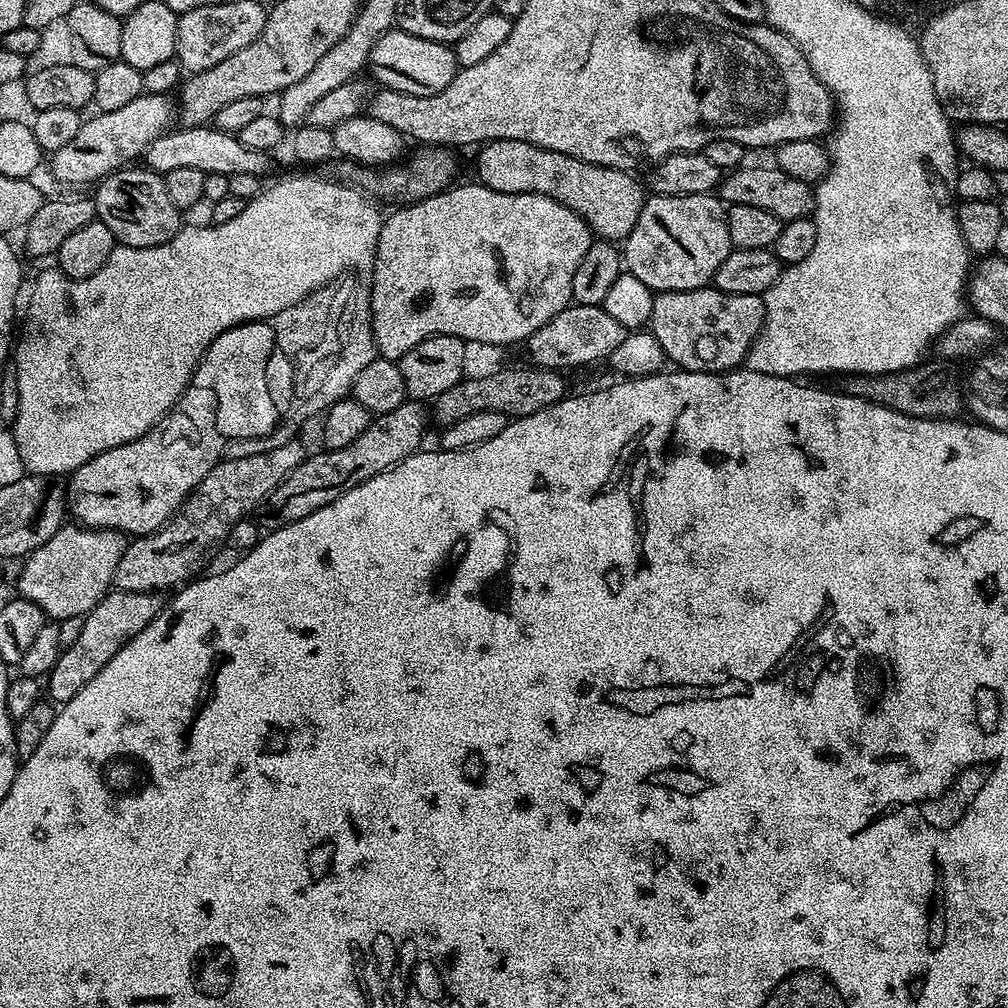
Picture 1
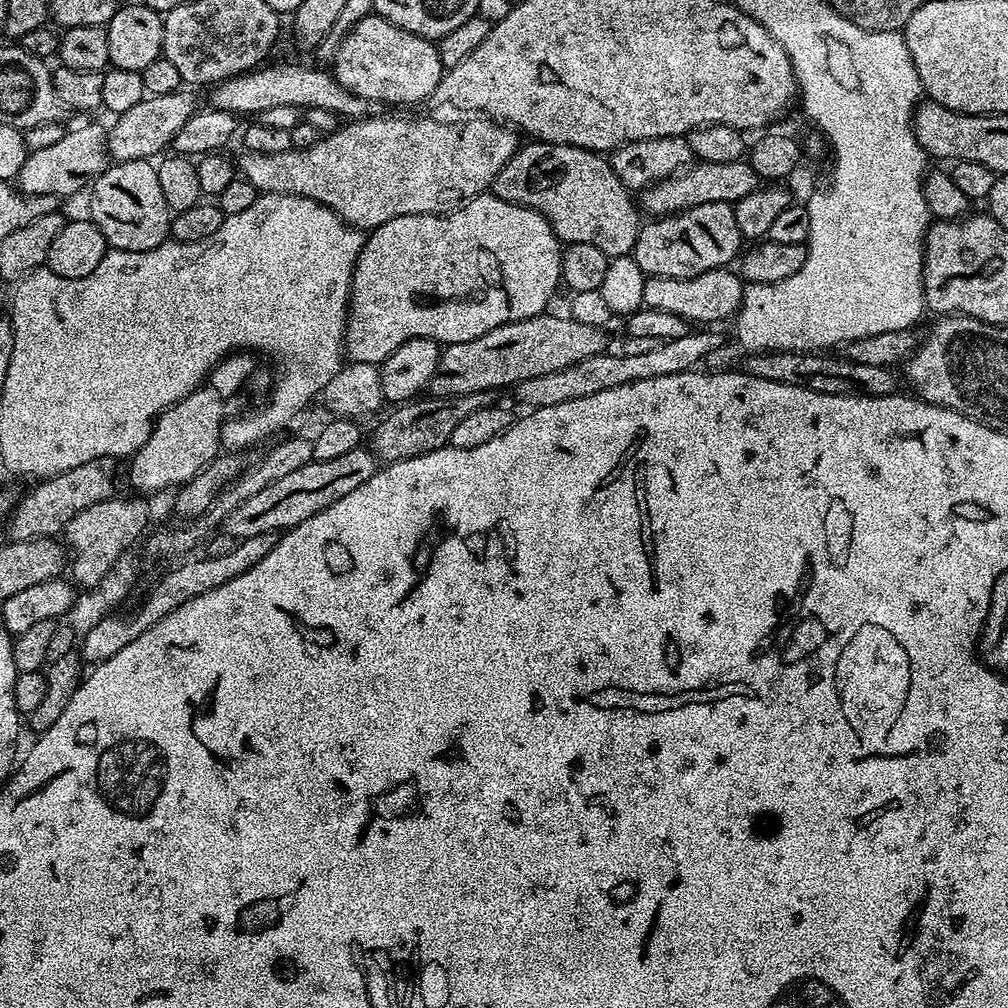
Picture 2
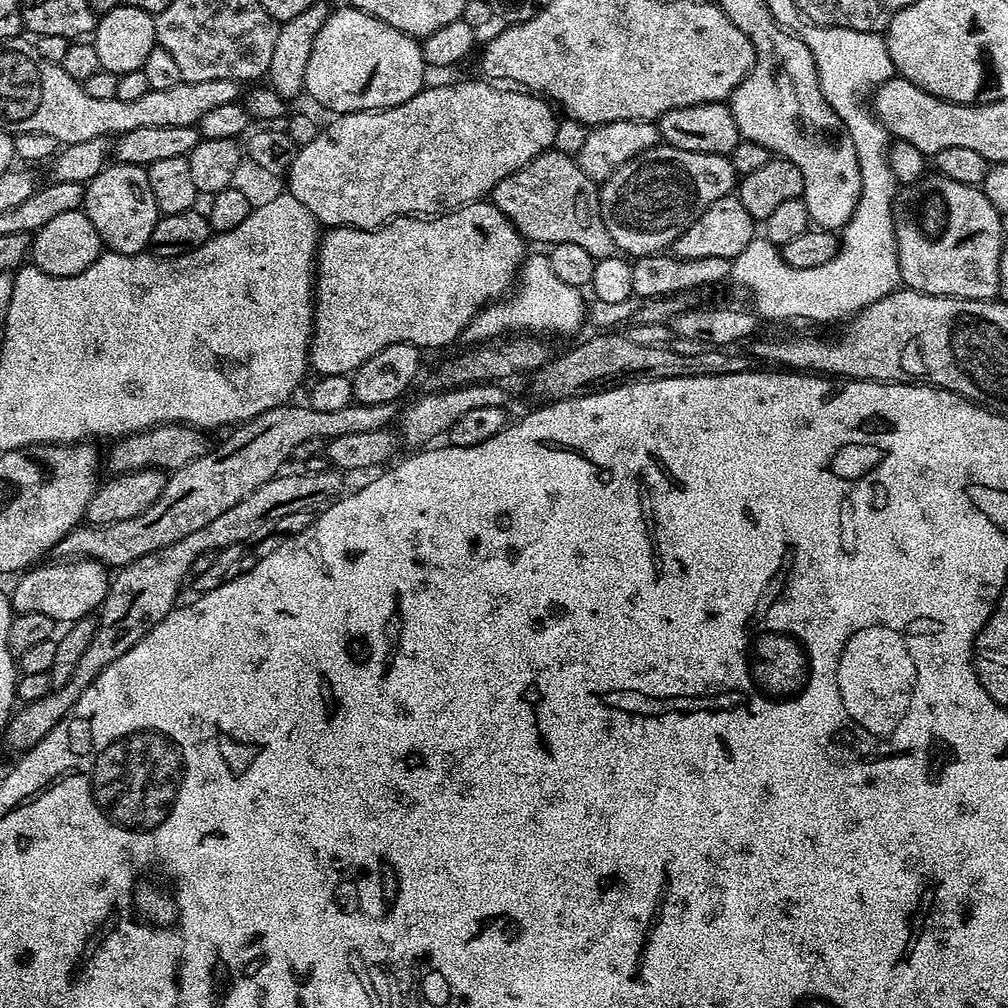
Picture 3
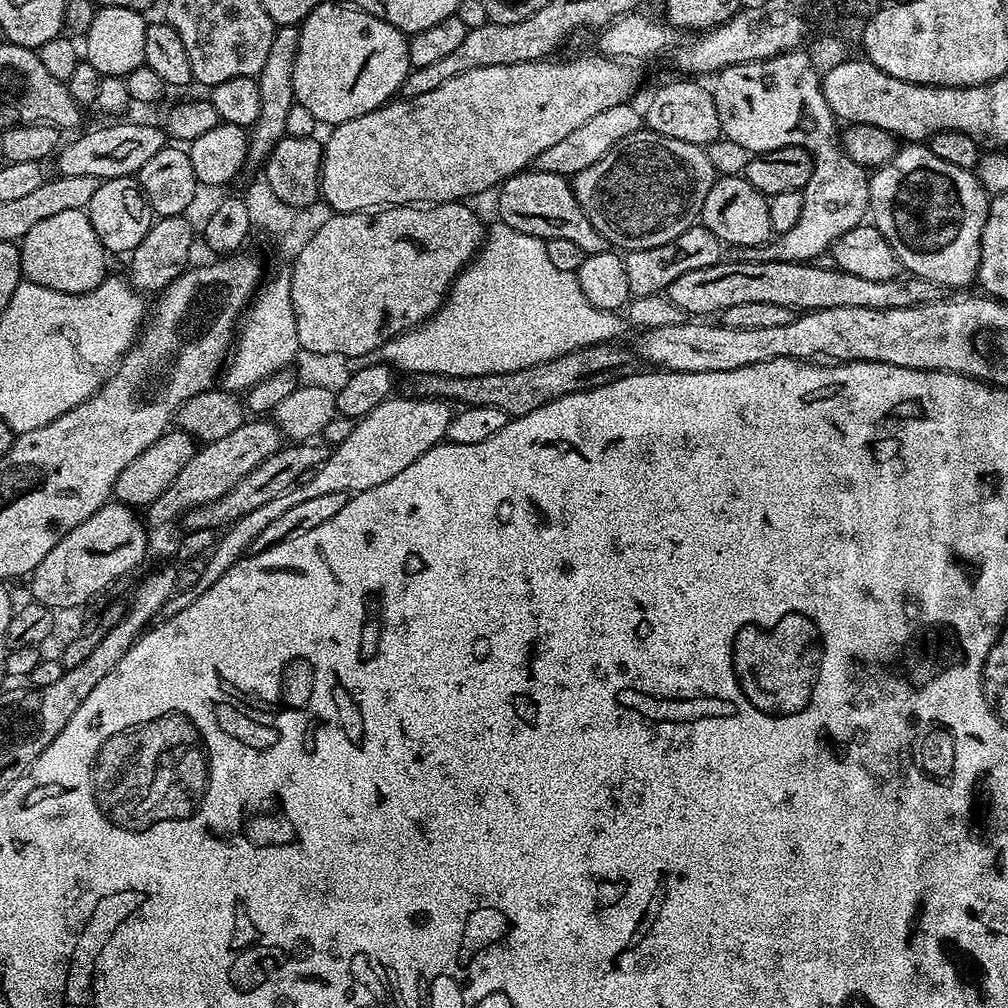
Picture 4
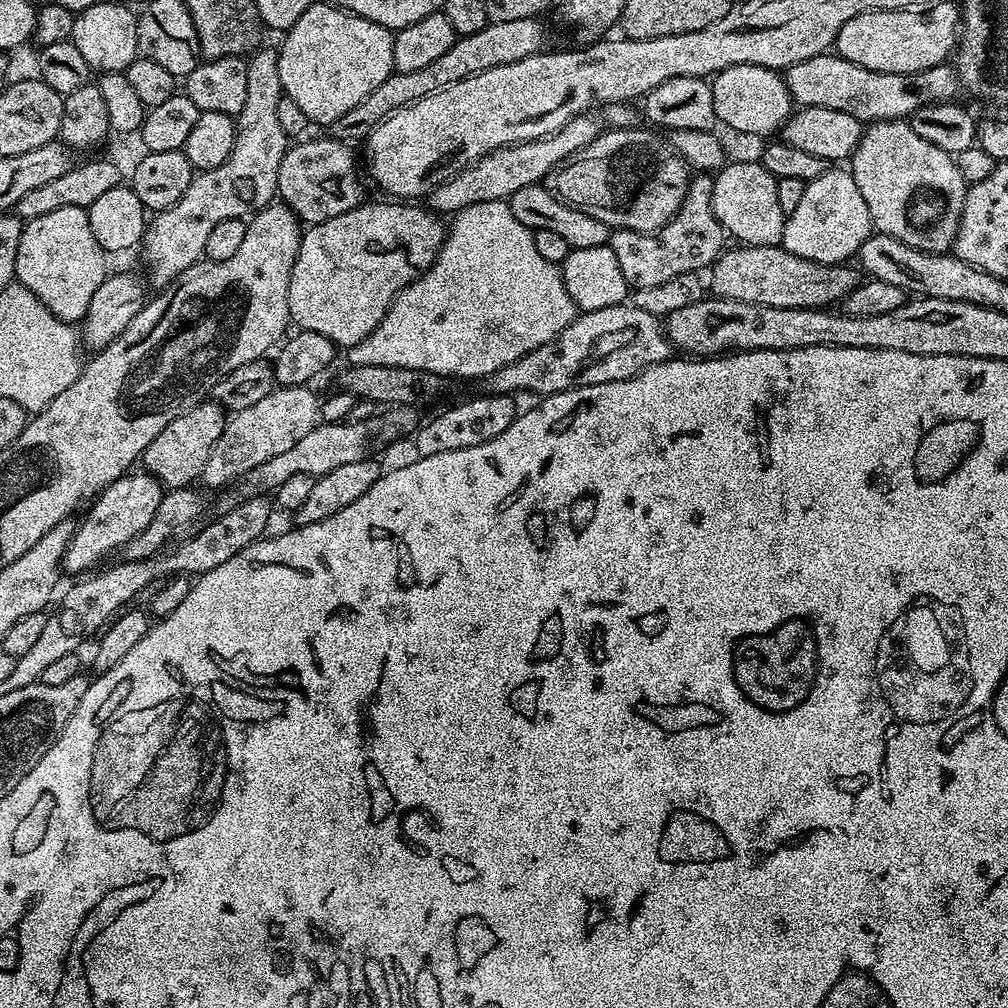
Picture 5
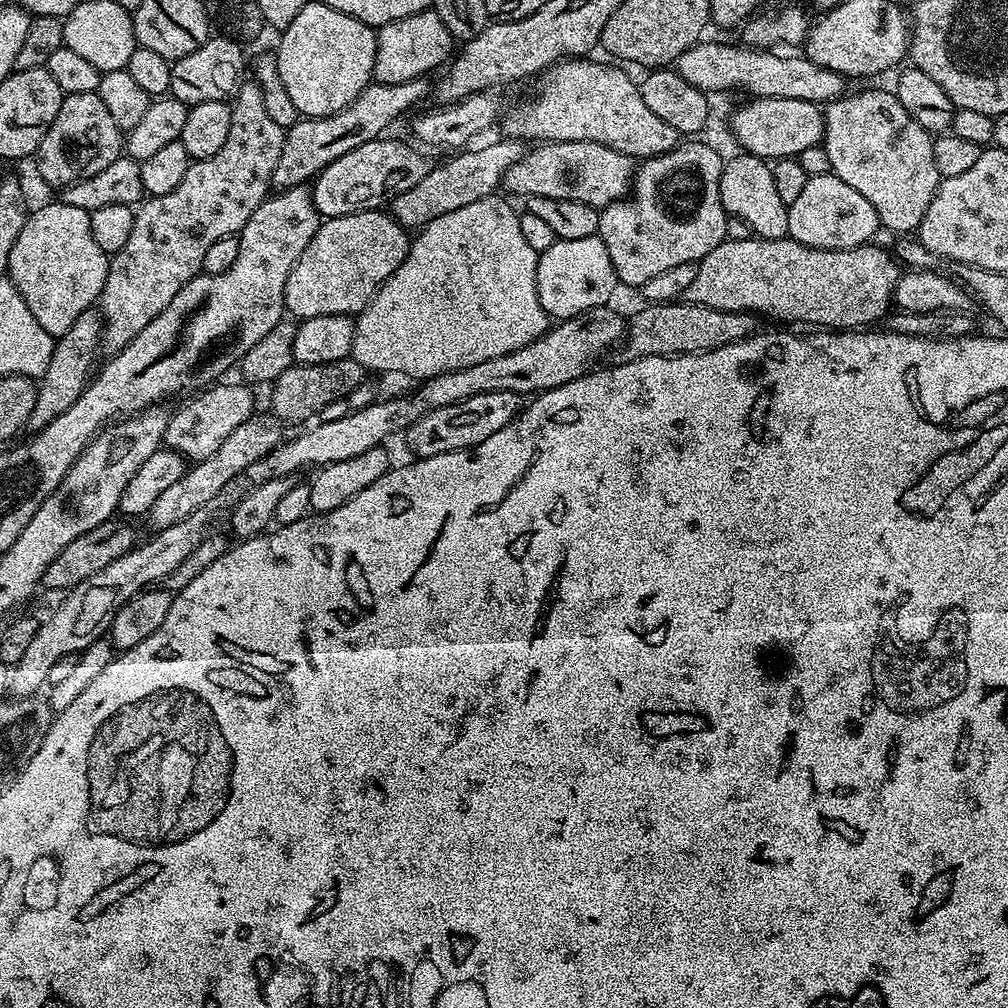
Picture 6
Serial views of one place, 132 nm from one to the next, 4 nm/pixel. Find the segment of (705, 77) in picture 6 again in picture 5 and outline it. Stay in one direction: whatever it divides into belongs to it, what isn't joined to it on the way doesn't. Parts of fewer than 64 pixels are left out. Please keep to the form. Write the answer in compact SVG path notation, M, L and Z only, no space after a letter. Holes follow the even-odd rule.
M825 54L806 58L806 62L798 62L790 66L784 73L784 84L788 93L800 108L825 108L826 110L842 110L842 114L850 114L861 122L877 122L881 120L904 120L911 117L922 106L927 104L947 104L957 99L958 81L955 71L947 63L927 68L921 72L910 74L890 74L889 72L871 72L846 58L835 54Z

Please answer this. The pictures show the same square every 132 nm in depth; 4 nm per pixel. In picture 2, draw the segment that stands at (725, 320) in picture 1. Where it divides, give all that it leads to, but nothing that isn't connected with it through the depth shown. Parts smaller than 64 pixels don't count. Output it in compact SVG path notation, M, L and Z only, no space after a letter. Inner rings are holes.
M725 266L706 270L694 278L649 276L642 286L642 298L646 308L678 314L696 326L716 326L719 320L731 321L739 312L745 287L745 281L731 267Z

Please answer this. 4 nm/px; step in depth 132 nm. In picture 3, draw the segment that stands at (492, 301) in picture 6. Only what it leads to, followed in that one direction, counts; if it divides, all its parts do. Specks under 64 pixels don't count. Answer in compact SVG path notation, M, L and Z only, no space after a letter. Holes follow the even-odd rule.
M529 255L524 260L518 271L518 283L515 285L515 290L516 293L505 295L482 309L468 323L463 339L468 342L487 342L509 334L568 336L586 324L585 293L574 286L566 286L566 282L558 278L554 270L550 270L547 255Z

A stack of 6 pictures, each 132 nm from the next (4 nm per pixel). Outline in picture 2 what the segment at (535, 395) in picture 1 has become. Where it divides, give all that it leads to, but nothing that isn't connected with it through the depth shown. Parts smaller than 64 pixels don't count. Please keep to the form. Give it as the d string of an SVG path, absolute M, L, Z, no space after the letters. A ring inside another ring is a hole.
M491 392L478 394L462 394L461 396L434 396L428 400L417 398L407 401L395 410L372 432L370 451L377 461L392 464L396 460L418 458L422 454L430 454L434 450L445 447L451 441L454 429L479 408L490 408L494 404Z

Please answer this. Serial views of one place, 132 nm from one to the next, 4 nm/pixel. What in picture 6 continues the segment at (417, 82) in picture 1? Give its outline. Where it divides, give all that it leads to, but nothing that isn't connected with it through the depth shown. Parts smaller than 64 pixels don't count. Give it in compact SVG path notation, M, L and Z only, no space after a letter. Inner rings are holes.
M310 2L298 10L298 18L279 33L280 45L275 45L274 51L282 86L286 86L286 94L290 94L294 106L298 106L301 117L329 116L348 108L365 86L373 83L376 33L373 25L358 22L358 18L350 18L350 14L342 14L342 10L334 10L322 2Z

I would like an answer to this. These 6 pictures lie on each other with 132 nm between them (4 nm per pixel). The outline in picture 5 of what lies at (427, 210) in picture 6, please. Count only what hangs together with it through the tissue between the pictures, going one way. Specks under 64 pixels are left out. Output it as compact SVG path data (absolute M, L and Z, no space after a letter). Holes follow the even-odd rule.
M592 114L575 116L570 122L566 122L566 126L562 126L562 130L554 130L554 134L512 144L508 148L499 148L486 154L475 164L469 164L461 172L455 172L449 180L435 185L426 197L427 207L436 214L455 214L478 202L507 200L518 190L522 190L522 186L547 181L547 176L549 179L561 164L571 160L577 152L600 137L602 124L597 117L596 120Z

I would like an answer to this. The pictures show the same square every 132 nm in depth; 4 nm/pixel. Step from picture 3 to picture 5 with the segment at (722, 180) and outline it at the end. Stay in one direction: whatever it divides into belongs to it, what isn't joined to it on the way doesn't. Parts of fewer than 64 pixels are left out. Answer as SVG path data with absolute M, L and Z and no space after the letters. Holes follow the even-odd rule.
M640 127L612 128L601 131L600 137L590 142L590 146L577 152L571 160L556 169L554 173L556 195L572 207L598 218L598 222L606 222L612 230L629 228L635 232L657 232L659 228L665 228L686 198L690 169L663 135L647 127L644 127L645 129Z

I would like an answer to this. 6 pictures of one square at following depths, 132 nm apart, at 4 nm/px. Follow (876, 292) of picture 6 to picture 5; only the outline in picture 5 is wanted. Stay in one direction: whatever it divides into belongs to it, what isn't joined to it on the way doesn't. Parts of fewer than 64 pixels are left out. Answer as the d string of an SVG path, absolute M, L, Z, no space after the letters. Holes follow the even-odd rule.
M732 246L720 253L710 265L710 273L712 272L712 284L710 280L710 292L713 297L721 300L741 300L742 302L750 302L751 304L761 304L762 306L778 306L779 308L820 308L827 309L829 306L839 305L841 298L846 294L850 294L858 283L856 277L857 269L844 264L819 264L818 262L810 262L806 258L798 258L794 254L790 254L783 246L771 248L770 246Z

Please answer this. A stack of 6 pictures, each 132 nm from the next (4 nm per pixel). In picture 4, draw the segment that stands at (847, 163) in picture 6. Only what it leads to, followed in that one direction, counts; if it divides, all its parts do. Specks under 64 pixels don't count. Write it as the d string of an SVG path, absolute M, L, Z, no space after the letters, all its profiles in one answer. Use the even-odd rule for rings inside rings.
M908 142L903 146L897 147L896 157L890 163L884 164L881 168L875 169L871 173L868 181L868 210L870 213L871 223L884 235L892 244L892 254L900 261L900 267L905 273L917 276L919 279L928 279L932 283L940 284L947 290L953 288L962 288L964 290L968 283L977 279L980 270L980 243L982 242L982 230L986 226L988 217L988 206L990 203L989 193L985 192L984 187L978 182L975 171L971 168L954 166L950 162L938 158L938 154L932 152L931 147L924 142Z

